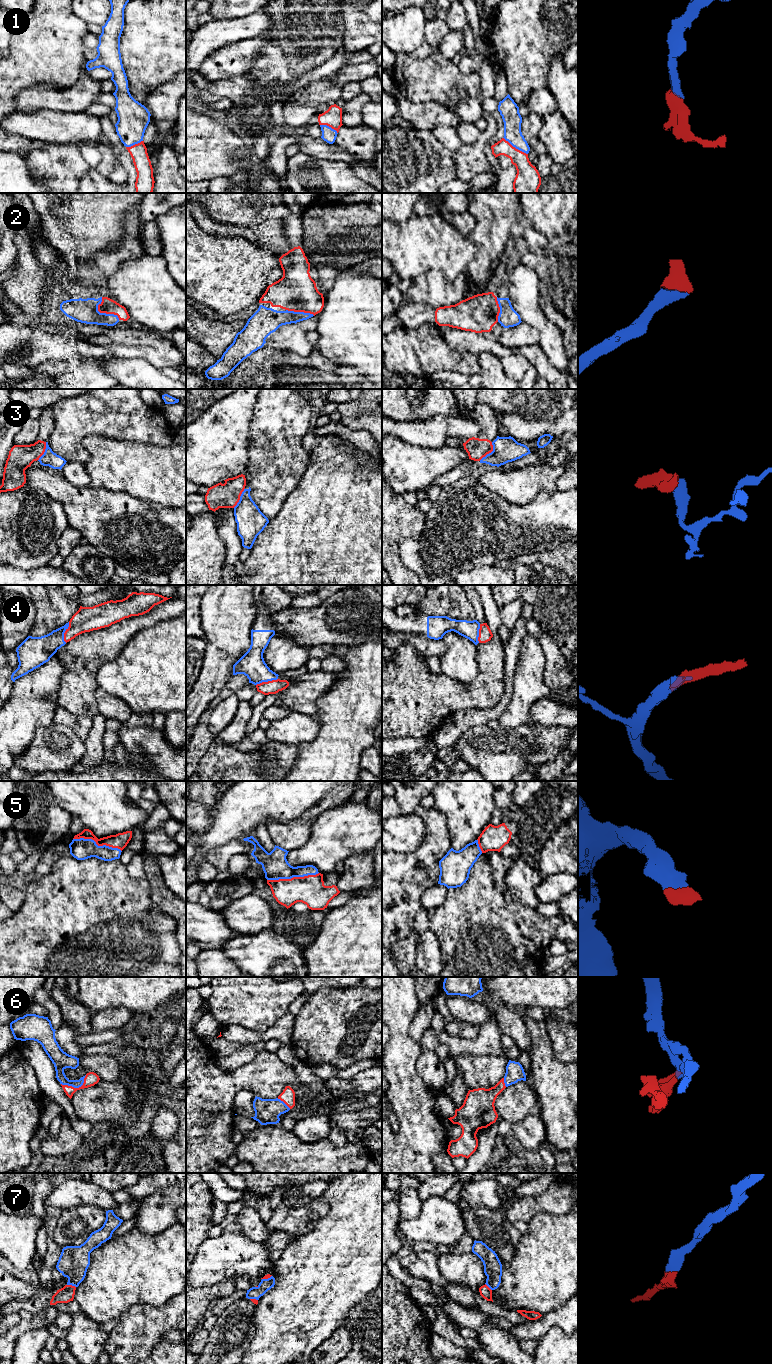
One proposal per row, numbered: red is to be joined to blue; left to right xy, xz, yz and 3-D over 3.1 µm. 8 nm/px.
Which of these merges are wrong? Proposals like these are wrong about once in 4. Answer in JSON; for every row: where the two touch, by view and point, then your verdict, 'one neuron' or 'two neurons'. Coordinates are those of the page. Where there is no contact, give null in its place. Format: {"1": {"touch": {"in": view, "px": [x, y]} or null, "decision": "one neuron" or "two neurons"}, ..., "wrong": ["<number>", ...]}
{"1": {"touch": {"in": "yz", "px": [515, 147]}, "decision": "one neuron"}, "2": {"touch": {"in": "xy", "px": [103, 313]}, "decision": "one neuron"}, "3": {"touch": {"in": "yz", "px": [489, 453]}, "decision": "two neurons"}, "4": {"touch": {"in": "xy", "px": [64, 632]}, "decision": "one neuron"}, "5": {"touch": {"in": "xz", "px": [292, 877]}, "decision": "one neuron"}, "6": {"touch": {"in": "xy", "px": [76, 1087]}, "decision": "one neuron"}, "7": {"touch": {"in": "xy", "px": [71, 1284]}, "decision": "one neuron"}, "wrong": ["3"]}

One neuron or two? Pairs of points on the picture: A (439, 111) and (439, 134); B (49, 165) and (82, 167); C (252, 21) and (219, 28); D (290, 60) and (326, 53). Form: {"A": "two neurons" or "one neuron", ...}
{"A": "two neurons", "B": "one neuron", "C": "one neuron", "D": "one neuron"}

